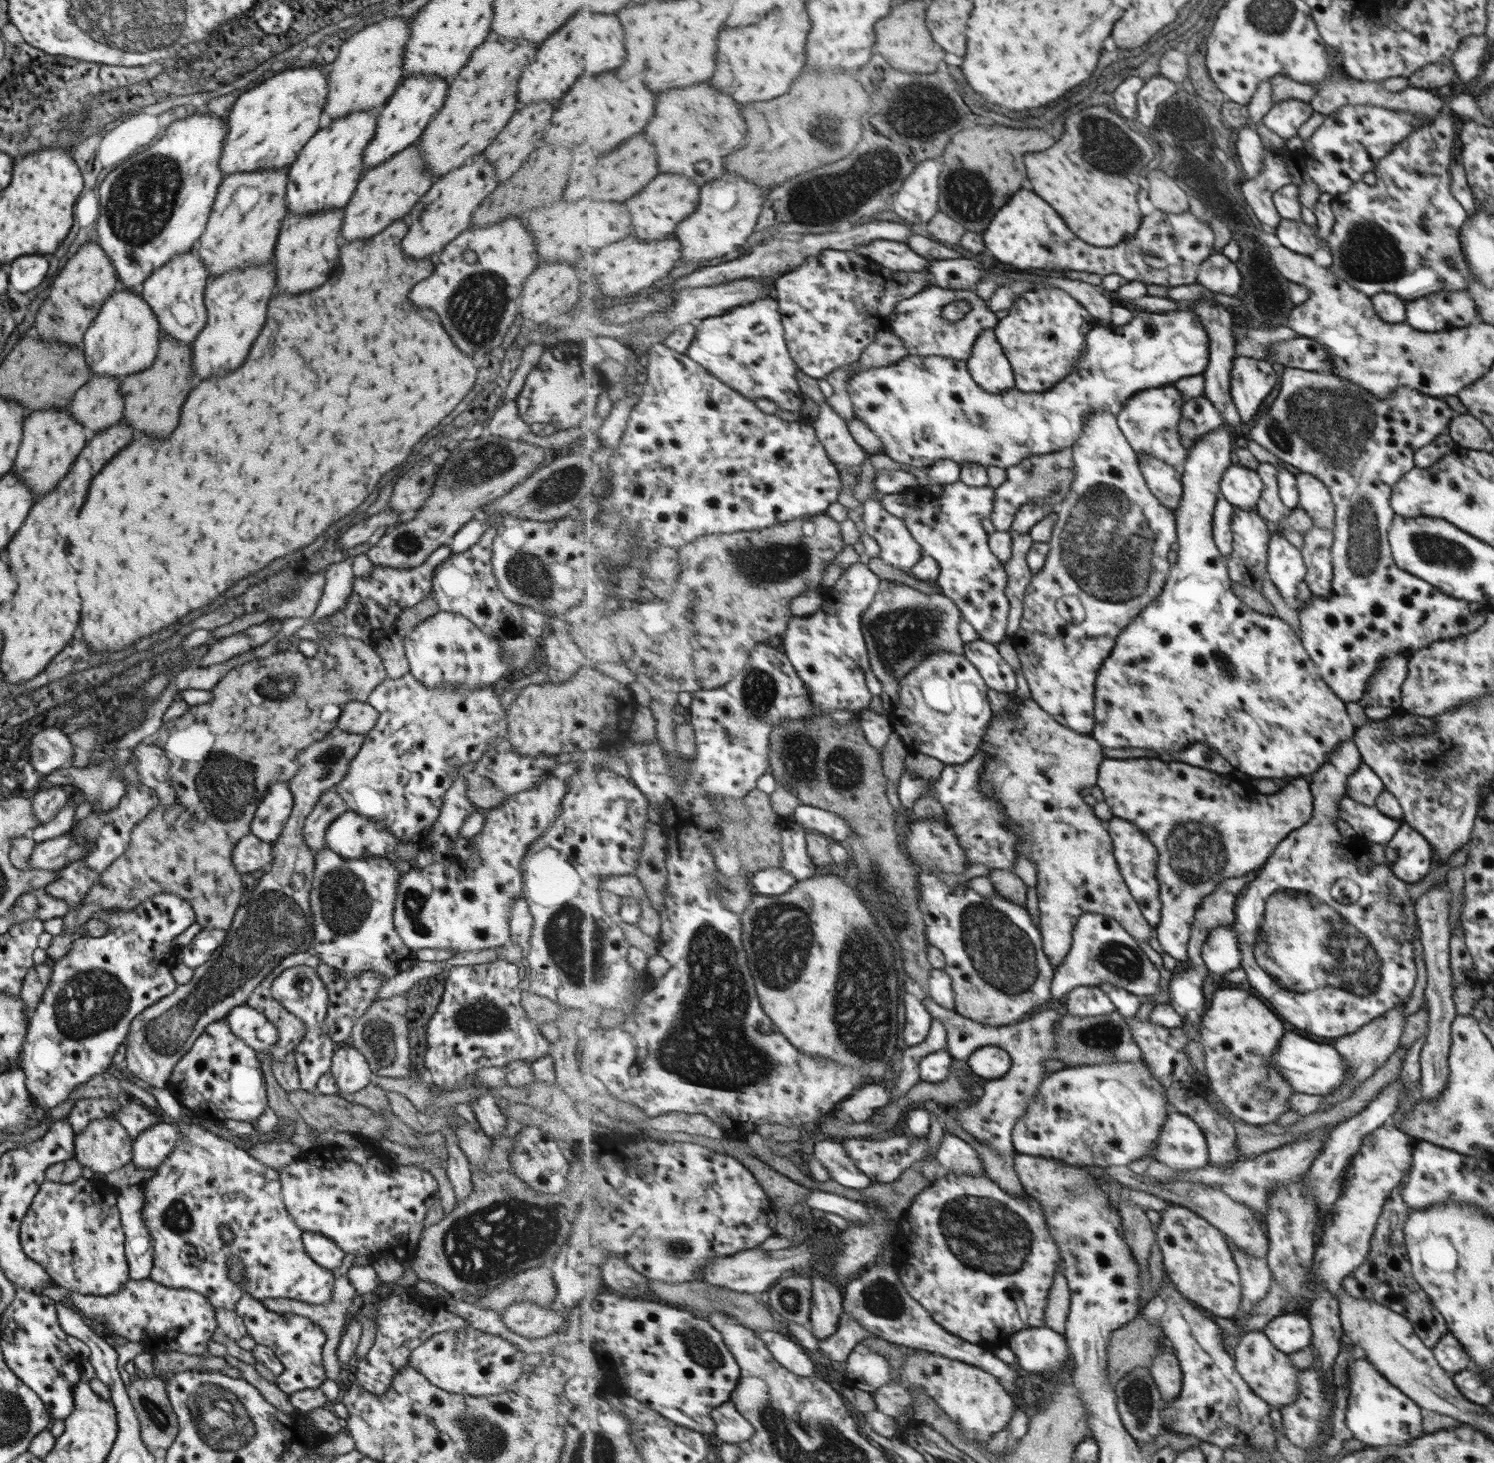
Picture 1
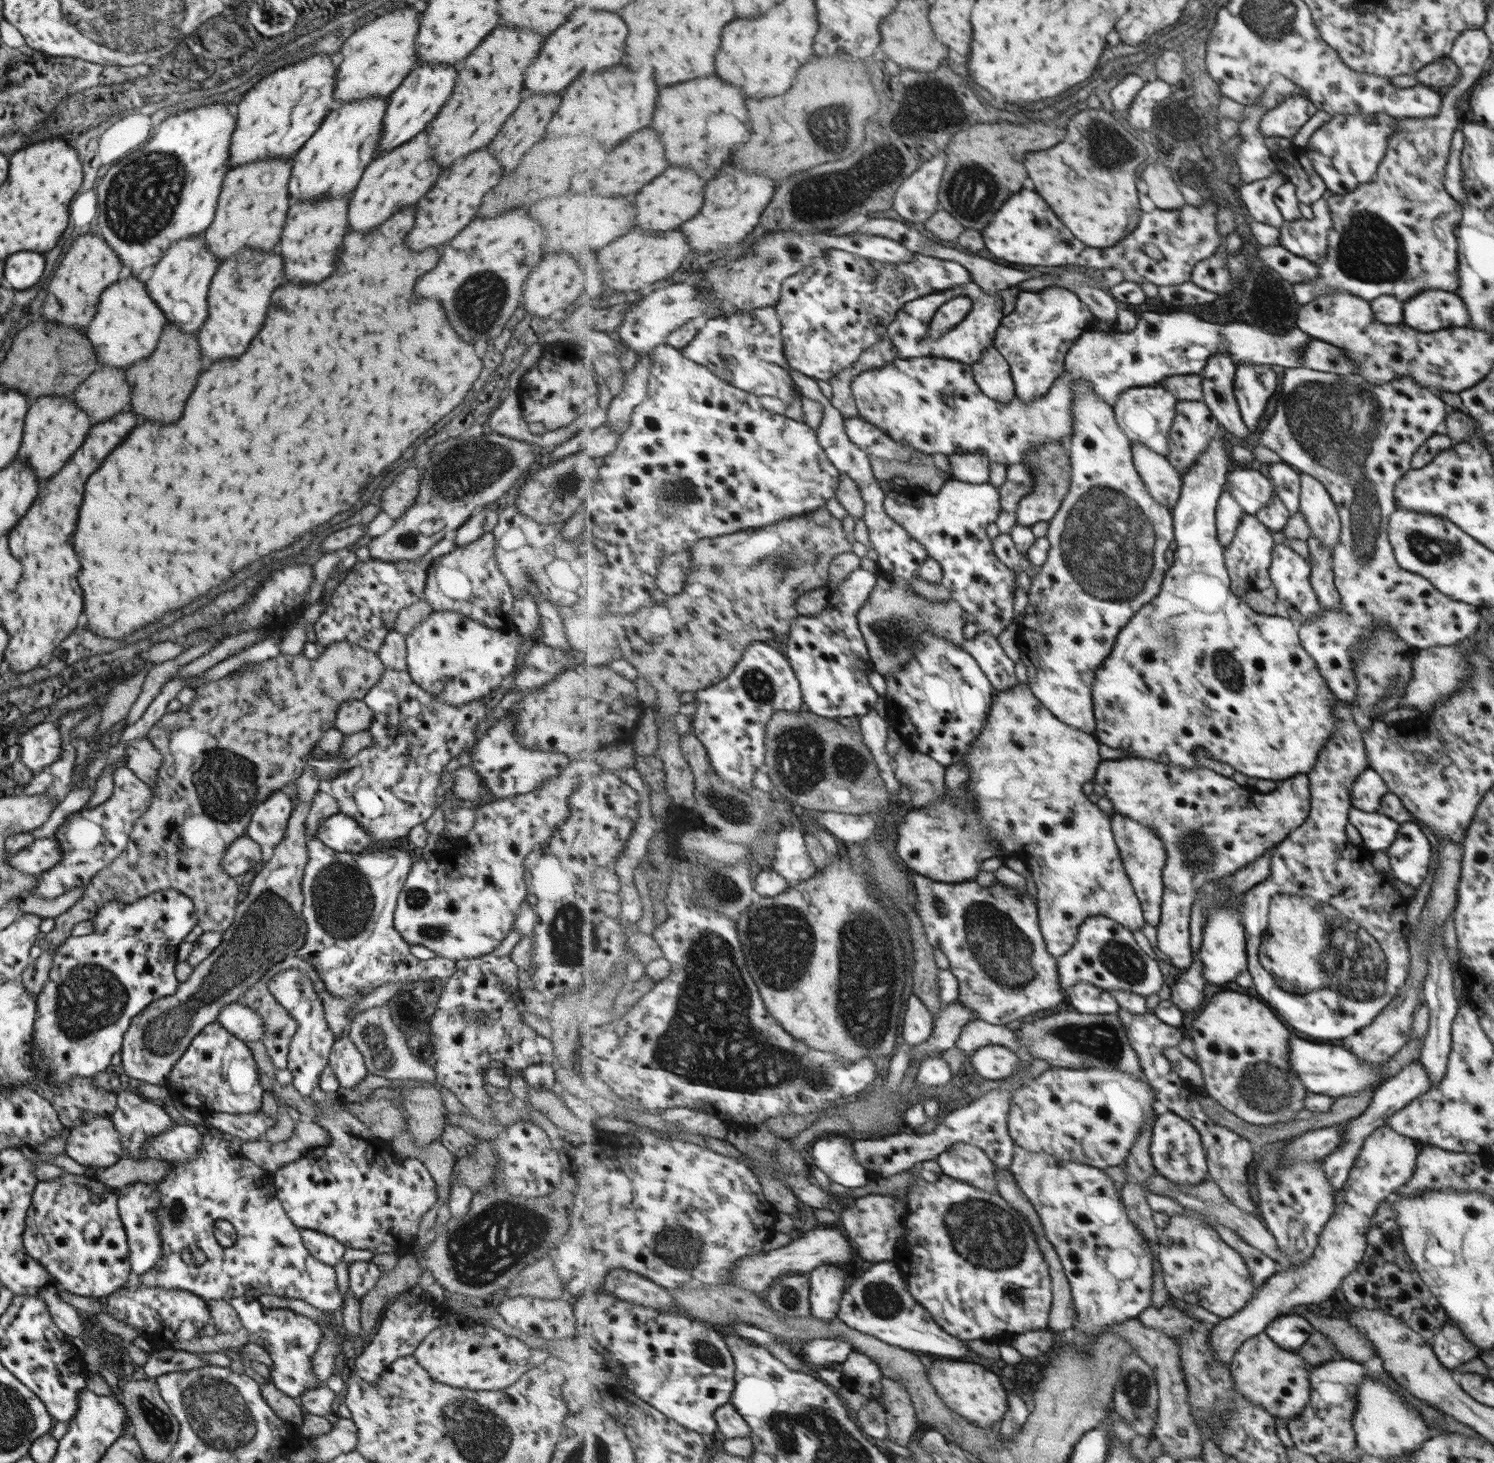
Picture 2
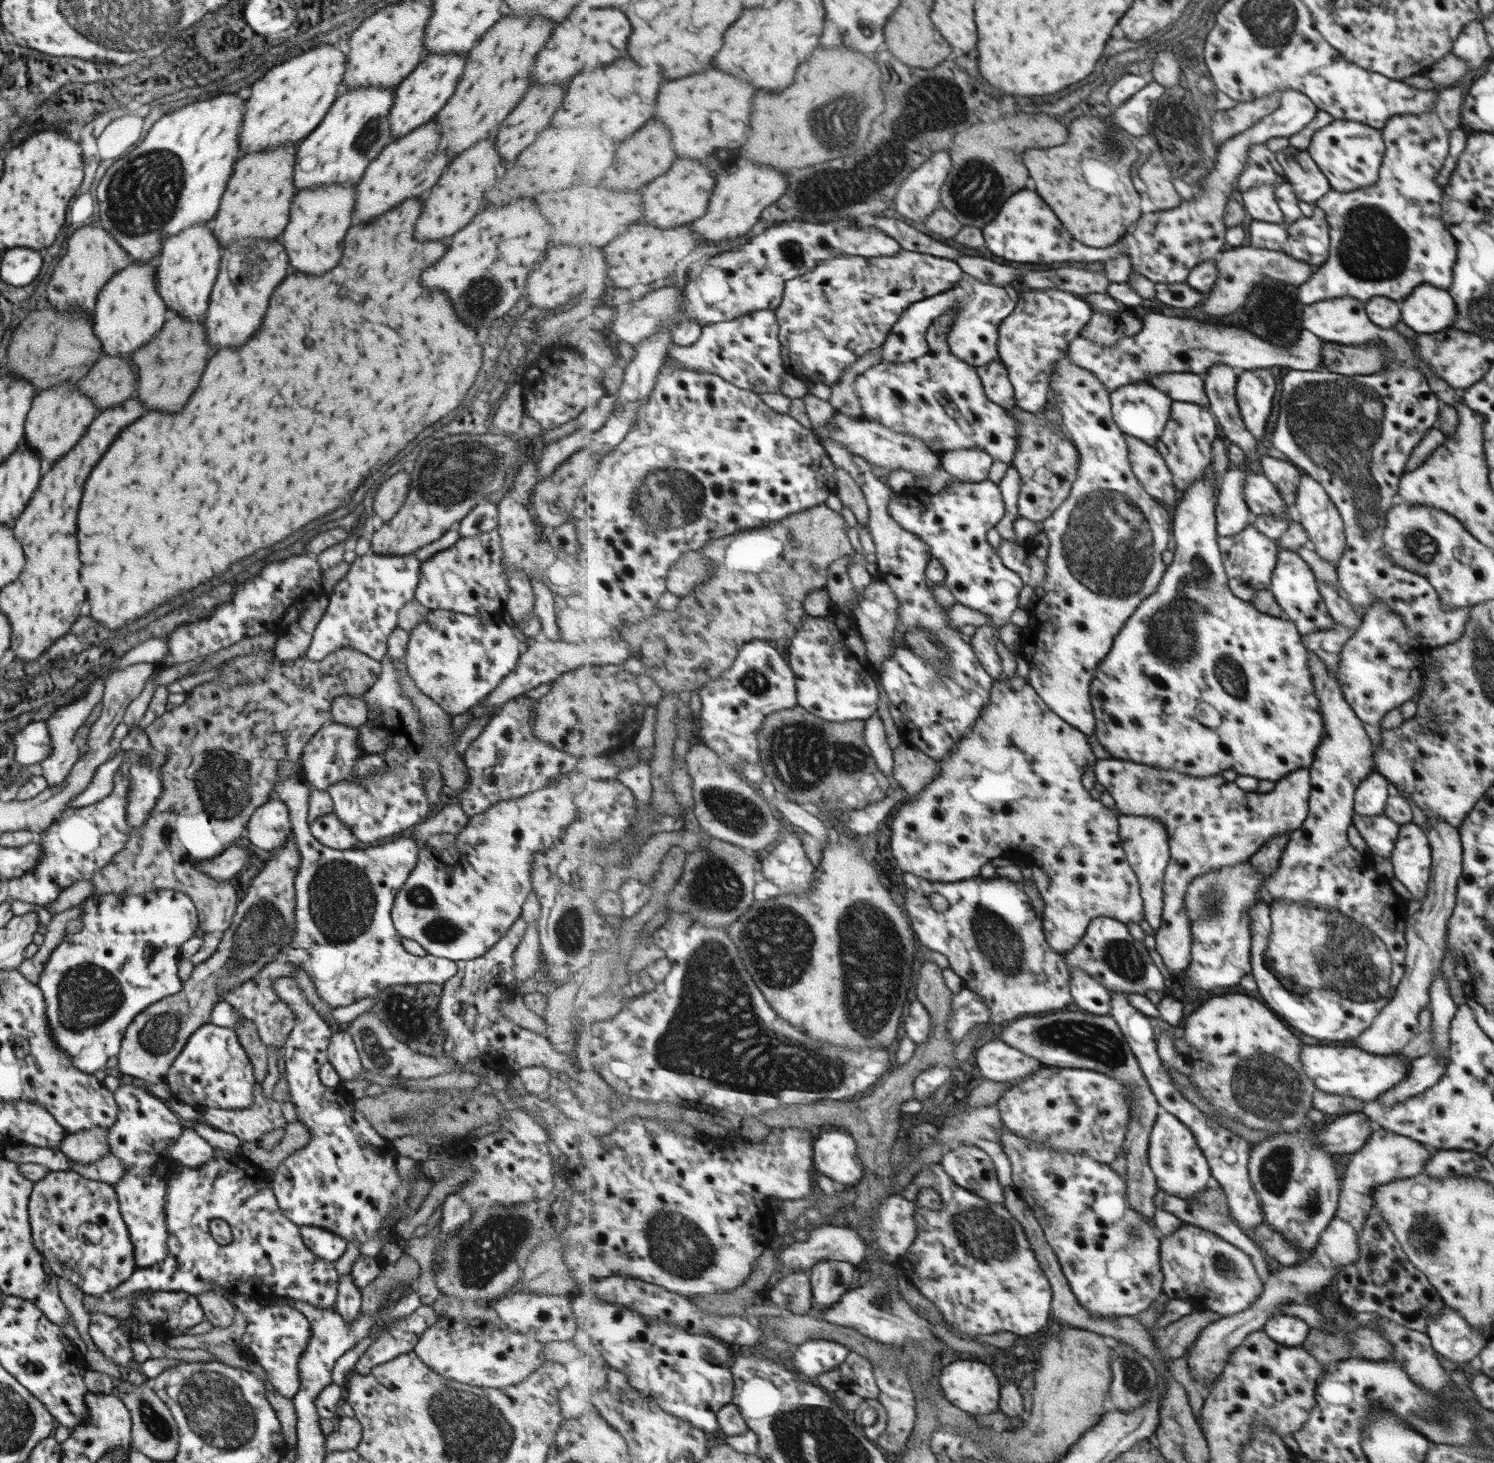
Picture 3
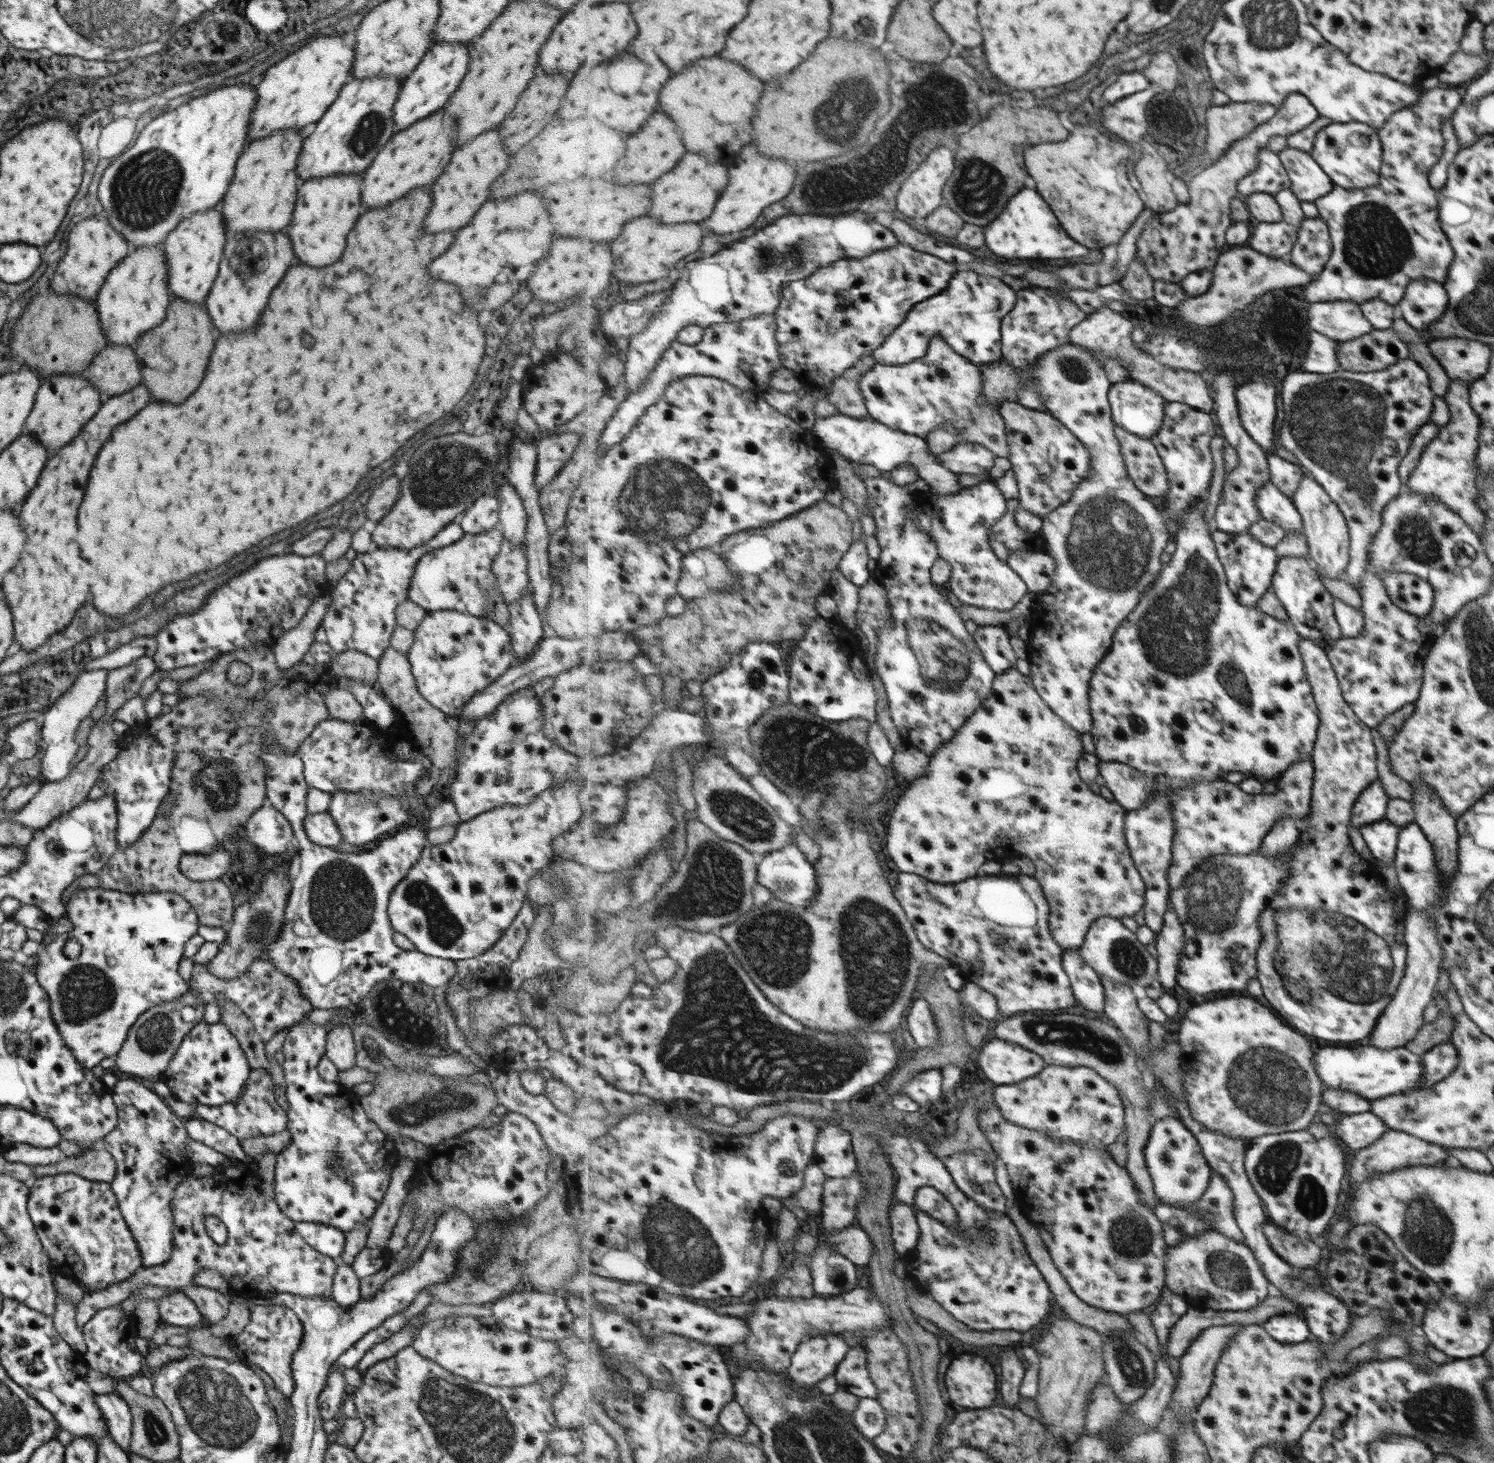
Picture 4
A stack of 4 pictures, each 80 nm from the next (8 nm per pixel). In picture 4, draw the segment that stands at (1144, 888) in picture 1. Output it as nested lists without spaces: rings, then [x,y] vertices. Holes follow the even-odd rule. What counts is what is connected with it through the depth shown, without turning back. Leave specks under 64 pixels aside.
[[[1205,499],[1190,508],[1187,522],[1183,522],[1177,532],[1172,559],[1164,563],[1151,590],[1143,594],[1134,612],[1118,628],[1112,649],[1095,669],[1090,682],[1090,705],[1094,717],[1094,728],[1090,733],[1100,762],[1128,764],[1154,782],[1149,804],[1143,810],[1127,814],[1125,822],[1131,856],[1146,880],[1143,911],[1147,927],[1157,934],[1163,931],[1171,905],[1169,870],[1174,863],[1175,839],[1173,808],[1161,788],[1197,786],[1200,782],[1226,779],[1230,772],[1251,772],[1276,780],[1298,760],[1310,758],[1317,728],[1321,724],[1305,664],[1298,650],[1301,636],[1290,622],[1273,618],[1256,607],[1245,606],[1231,591],[1212,532],[1203,519]],[[1201,698],[1209,698],[1221,708],[1223,729],[1219,733],[1213,734],[1201,728],[1195,720],[1193,704]]]

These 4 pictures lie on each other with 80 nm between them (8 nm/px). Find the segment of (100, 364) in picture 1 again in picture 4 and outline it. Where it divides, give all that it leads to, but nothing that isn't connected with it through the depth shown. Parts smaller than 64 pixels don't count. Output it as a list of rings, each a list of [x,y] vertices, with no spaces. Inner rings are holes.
[[[162,244],[130,249],[127,256],[111,267],[94,298],[101,333],[109,346],[134,346],[143,332],[159,326],[171,299],[167,286],[168,266]]]

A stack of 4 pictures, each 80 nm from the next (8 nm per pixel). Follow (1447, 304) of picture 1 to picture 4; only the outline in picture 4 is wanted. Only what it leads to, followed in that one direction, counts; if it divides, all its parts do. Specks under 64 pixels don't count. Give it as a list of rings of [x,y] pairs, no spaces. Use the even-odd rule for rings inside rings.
[[[1423,277],[1409,281],[1401,300],[1397,302],[1400,318],[1411,328],[1429,330],[1445,312],[1447,295],[1443,285]]]

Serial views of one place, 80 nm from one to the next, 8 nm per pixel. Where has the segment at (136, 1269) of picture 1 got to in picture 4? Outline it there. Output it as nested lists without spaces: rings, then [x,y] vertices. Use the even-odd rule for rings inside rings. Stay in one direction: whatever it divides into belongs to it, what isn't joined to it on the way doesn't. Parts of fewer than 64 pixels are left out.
[[[124,1079],[118,1080],[110,1088],[110,1093],[116,1108],[116,1127],[102,1138],[102,1148],[111,1154],[116,1164],[110,1189],[122,1219],[137,1243],[141,1267],[150,1268],[165,1262],[170,1257],[174,1223],[170,1202],[175,1187],[191,1170],[191,1164],[187,1162],[188,1158],[182,1153],[184,1144],[190,1138],[187,1136],[184,1124],[181,1123],[182,1119],[177,1117],[152,1089],[146,1088],[134,1079]]]

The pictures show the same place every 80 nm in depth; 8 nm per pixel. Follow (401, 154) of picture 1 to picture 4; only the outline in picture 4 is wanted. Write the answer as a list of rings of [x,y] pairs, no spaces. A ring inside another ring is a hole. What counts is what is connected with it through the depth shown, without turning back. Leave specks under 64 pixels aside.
[[[435,111],[387,139],[362,173],[360,205],[363,204],[363,208],[385,206],[415,186],[431,184],[443,172],[443,166],[449,162],[455,136],[455,126],[443,126],[443,122],[445,113]]]

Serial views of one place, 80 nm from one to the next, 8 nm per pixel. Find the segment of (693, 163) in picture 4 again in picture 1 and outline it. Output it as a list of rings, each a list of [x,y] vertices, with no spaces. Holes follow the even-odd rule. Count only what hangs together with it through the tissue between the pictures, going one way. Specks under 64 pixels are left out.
[[[661,174],[659,178],[655,178],[655,182],[651,182],[651,186],[647,186],[647,190],[643,190],[643,194],[631,198],[627,206],[633,214],[639,238],[663,240],[667,238],[667,234],[673,234],[677,230],[679,222],[683,222],[697,210],[699,200],[701,200],[701,188],[697,186],[697,182],[685,178],[683,174]]]

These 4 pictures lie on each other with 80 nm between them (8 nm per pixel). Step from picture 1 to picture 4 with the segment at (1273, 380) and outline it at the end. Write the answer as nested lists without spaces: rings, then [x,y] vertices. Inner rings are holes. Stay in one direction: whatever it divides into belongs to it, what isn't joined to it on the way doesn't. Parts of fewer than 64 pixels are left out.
[[[1253,376],[1253,382],[1238,386],[1240,418],[1247,434],[1262,452],[1273,446],[1273,420],[1275,420],[1275,388],[1263,376]]]

